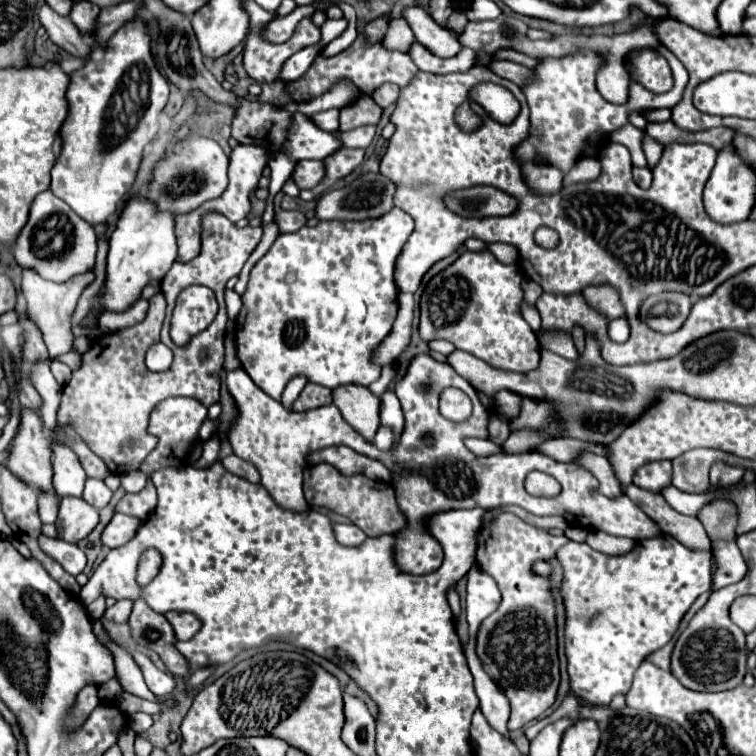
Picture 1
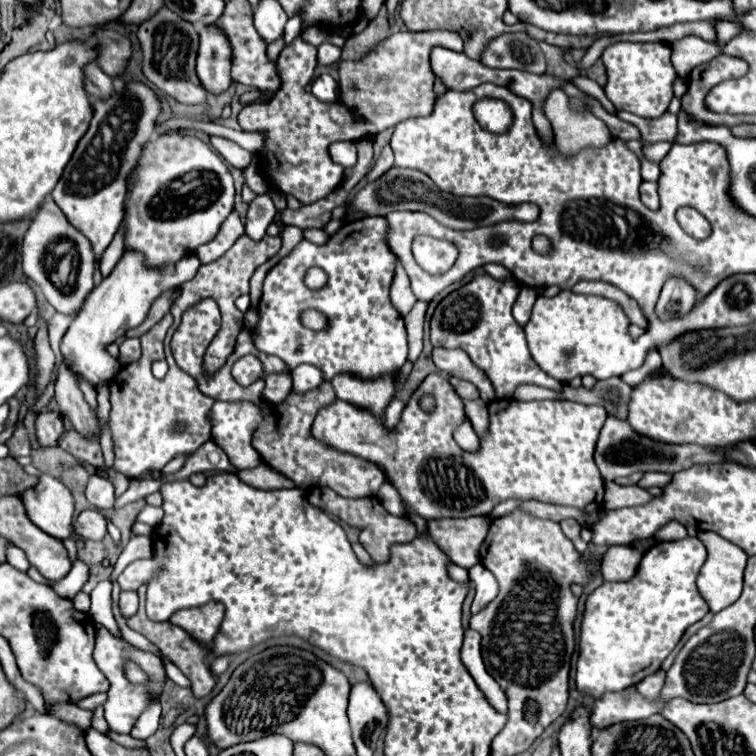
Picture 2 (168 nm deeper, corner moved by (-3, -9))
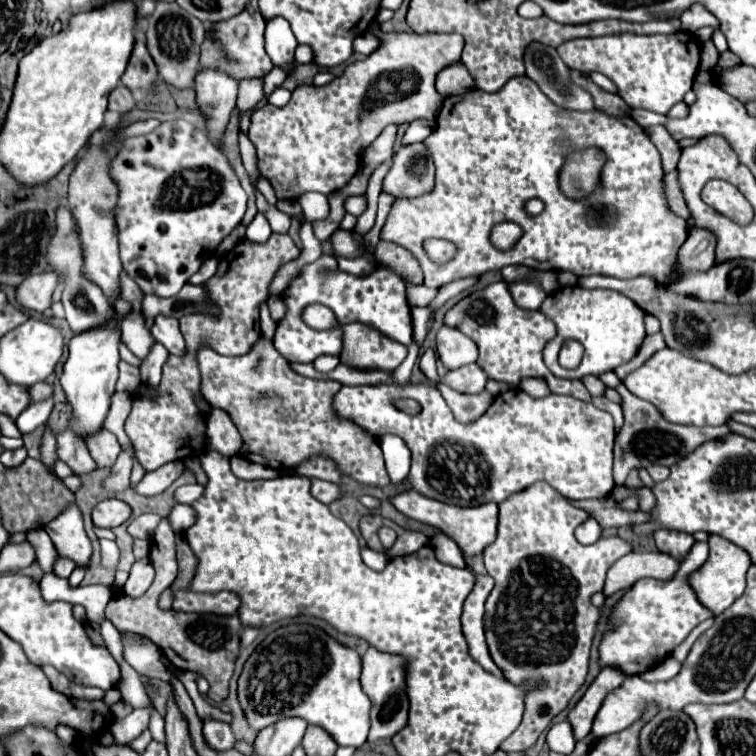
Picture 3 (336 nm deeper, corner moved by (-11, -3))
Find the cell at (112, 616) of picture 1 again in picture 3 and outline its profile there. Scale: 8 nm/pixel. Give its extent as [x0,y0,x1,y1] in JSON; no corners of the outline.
[123,558,155,598]

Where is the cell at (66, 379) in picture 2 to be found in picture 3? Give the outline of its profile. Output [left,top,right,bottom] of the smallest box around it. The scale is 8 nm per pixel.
[85,428,121,468]

